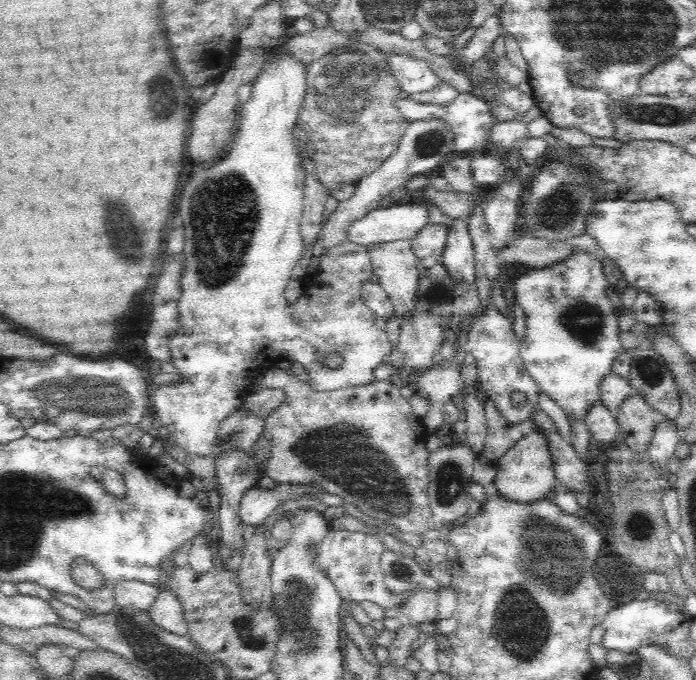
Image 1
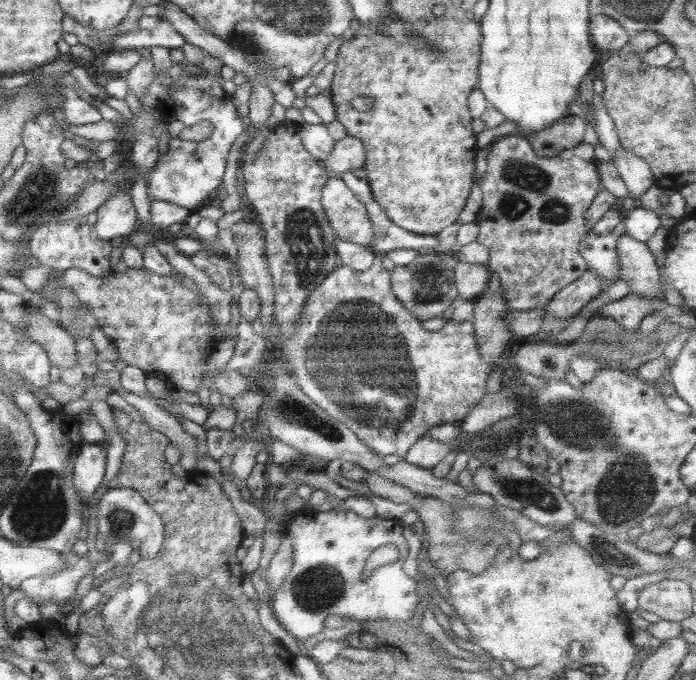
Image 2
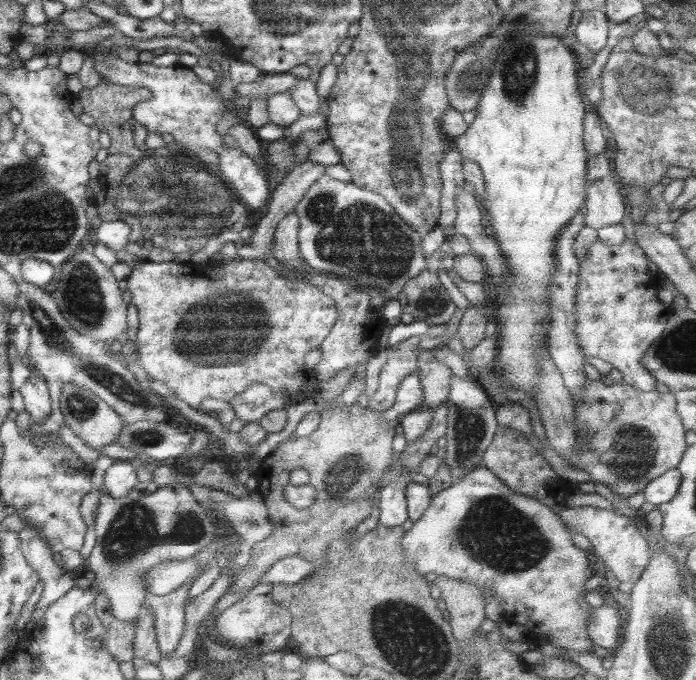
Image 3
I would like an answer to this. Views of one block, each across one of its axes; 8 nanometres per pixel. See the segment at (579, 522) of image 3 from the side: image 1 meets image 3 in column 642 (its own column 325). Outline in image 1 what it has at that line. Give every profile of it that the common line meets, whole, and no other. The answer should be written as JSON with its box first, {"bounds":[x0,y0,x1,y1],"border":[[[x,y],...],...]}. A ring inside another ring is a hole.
{"bounds":[317,530,417,609],"border":[[[336,530],[328,532],[328,536],[322,540],[317,559],[324,573],[328,575],[334,587],[338,589],[340,596],[350,602],[373,602],[382,609],[401,607],[406,604],[417,588],[402,594],[394,594],[388,591],[388,587],[383,582],[384,574],[381,570],[381,556],[385,552],[385,547],[378,536],[361,532],[349,532],[348,530]]]}

